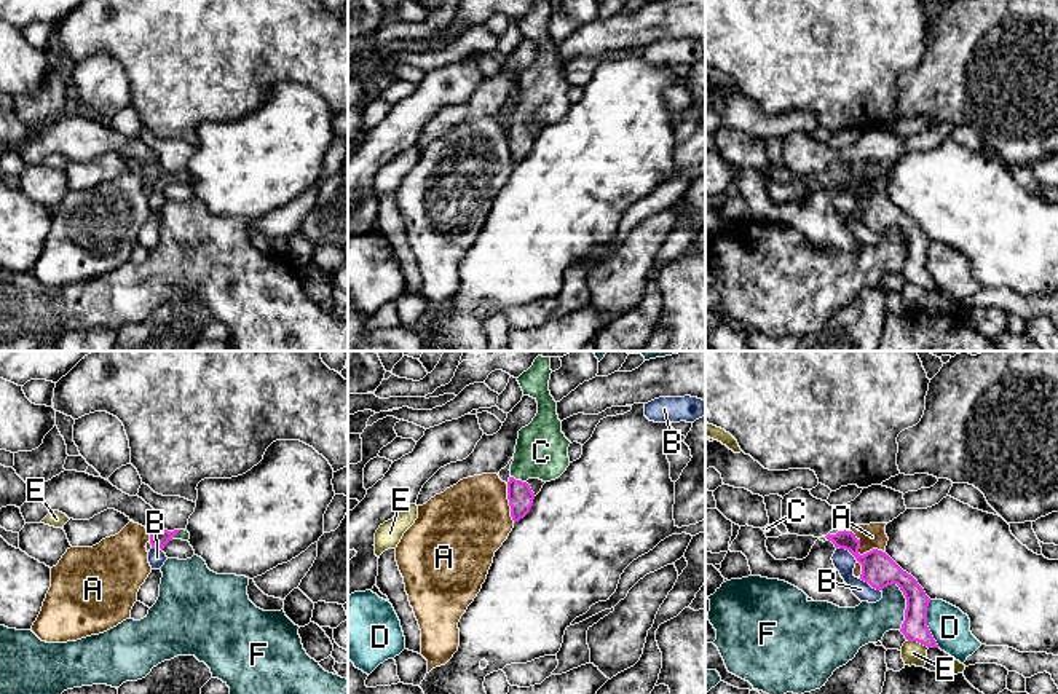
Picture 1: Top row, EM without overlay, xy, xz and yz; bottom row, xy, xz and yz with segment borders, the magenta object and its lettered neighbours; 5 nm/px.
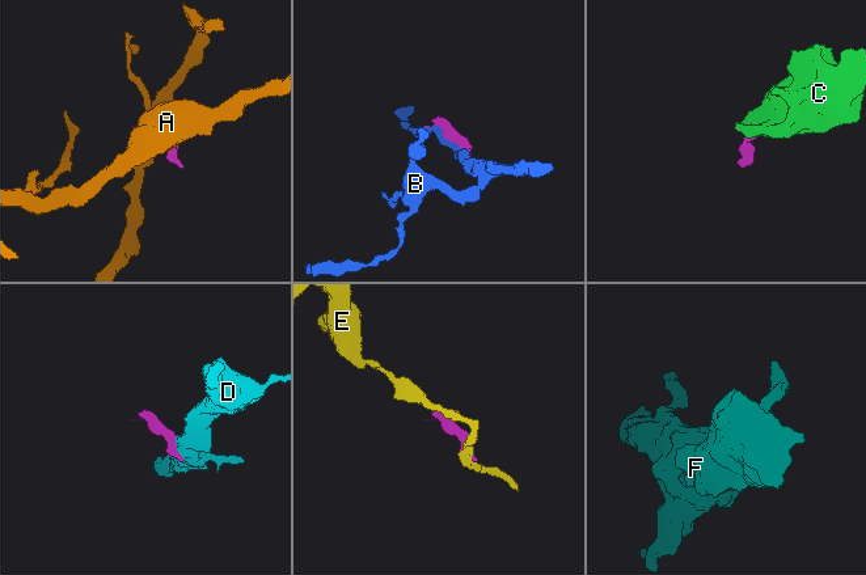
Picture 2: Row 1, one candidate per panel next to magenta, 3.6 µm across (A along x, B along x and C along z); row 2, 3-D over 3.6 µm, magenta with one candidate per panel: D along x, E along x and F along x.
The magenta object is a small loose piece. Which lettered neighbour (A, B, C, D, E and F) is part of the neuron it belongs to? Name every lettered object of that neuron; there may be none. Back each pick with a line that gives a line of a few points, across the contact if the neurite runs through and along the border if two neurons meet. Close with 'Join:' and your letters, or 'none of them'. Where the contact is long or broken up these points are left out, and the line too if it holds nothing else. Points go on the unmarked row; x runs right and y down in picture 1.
C: line xz (521, 139), (519, 123), (541, 94)
Join: C

